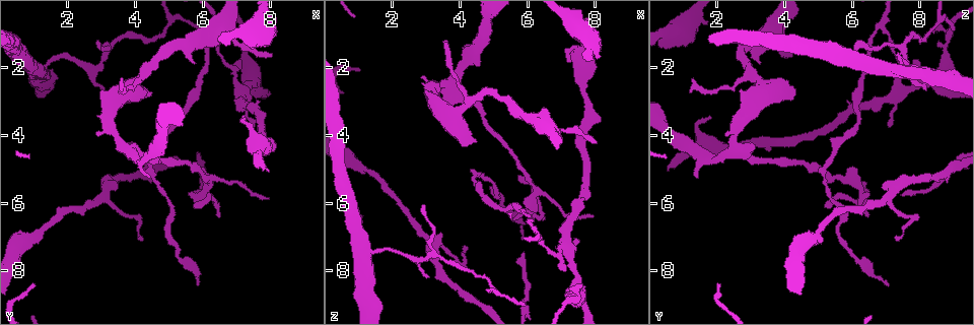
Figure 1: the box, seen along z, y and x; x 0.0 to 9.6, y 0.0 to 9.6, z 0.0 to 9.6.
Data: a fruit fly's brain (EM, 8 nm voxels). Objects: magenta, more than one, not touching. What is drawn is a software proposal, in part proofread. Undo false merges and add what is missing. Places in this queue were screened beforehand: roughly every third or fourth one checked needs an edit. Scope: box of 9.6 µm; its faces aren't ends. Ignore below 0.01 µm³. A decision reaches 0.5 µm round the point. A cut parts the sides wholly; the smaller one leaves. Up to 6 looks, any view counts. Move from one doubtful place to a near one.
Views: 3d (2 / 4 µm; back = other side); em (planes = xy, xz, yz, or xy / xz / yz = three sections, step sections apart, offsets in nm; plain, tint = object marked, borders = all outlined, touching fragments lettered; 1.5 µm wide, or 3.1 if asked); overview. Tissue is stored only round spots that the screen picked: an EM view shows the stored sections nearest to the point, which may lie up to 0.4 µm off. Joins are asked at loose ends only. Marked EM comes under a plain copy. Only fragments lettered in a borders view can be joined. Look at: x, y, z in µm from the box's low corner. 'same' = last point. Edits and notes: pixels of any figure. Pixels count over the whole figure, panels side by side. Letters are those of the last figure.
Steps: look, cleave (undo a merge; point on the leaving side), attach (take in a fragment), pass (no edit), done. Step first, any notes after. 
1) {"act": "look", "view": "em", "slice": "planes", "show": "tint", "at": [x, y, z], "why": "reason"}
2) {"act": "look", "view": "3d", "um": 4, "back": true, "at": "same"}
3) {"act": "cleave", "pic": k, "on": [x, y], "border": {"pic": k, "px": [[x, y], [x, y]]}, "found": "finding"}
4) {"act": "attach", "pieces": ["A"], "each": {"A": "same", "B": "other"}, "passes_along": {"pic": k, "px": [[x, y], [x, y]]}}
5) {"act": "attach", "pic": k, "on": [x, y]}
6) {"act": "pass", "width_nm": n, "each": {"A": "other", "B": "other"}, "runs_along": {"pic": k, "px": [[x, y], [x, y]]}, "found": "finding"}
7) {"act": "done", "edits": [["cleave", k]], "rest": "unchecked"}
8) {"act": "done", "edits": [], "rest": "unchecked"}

{"act": "look", "view": "3d", "um": 2, "at": [7.15, 1.75, 7.90], "why": "free end"}

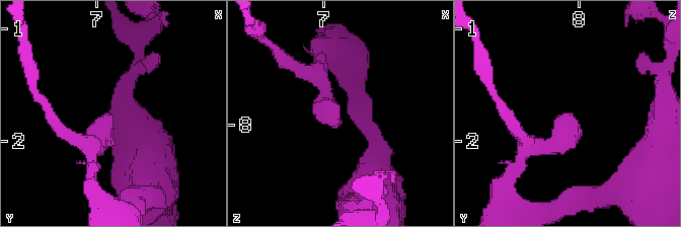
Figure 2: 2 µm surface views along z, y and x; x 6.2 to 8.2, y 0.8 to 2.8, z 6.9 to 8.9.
{"act": "look", "view": "em", "slice": "xy", "step": 4, "show": "borders", "at": [7.12, 1.76, 7.94]}

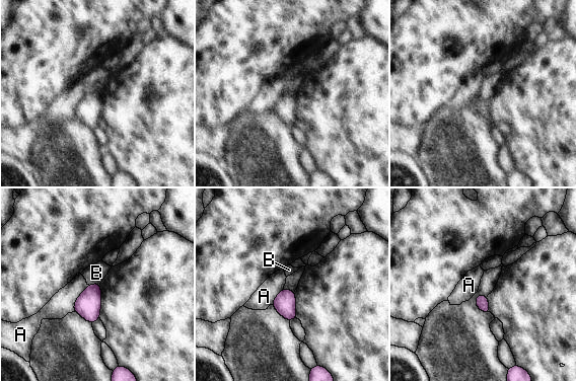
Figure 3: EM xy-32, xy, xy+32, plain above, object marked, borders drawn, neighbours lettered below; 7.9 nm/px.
{"act": "look", "view": "em", "slice": "planes", "show": "borders", "at": "same", "why": "another direction"}

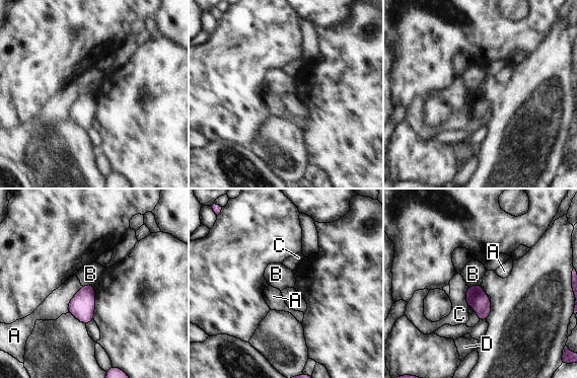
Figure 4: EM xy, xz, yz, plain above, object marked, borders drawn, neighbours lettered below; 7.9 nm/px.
{"act": "pass", "width_nm": 170, "each": {"A": "other", "B": "other", "C": "other", "D": "other"}, "border": {"pic": 4, "px": [[481, 283], [475, 286], [467, 286]]}, "found": "no lettered fragment goes on from it"}

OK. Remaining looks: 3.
{"act": "look", "view": "em", "slice": "planes", "show": "tint", "at": [6.35, 6.05, 6.35], "why": "abrupt turn"}

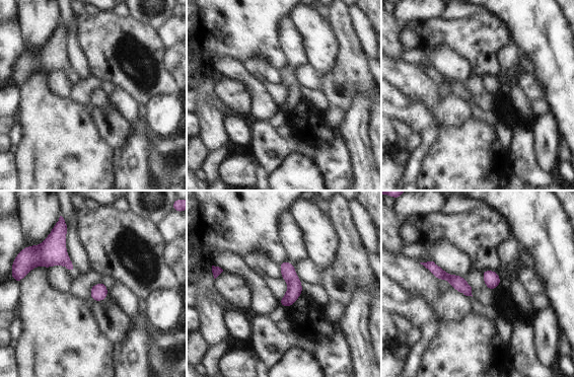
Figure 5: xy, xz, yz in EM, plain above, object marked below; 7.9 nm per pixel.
{"act": "look", "view": "em", "slice": "planes", "show": "borders", "at": "same", "why": "see the neighbours"}

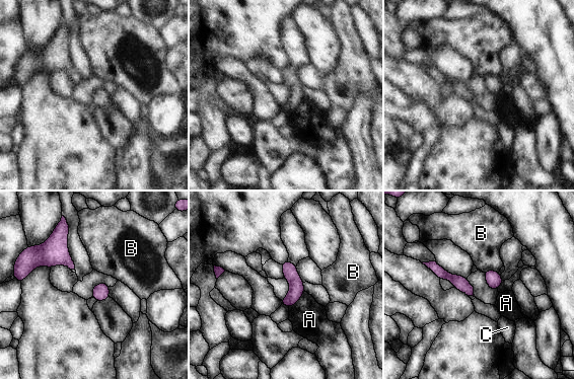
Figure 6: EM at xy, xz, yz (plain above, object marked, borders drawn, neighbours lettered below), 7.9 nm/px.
{"act": "pass", "each": {"A": "other", "B": "other", "C": "other"}, "border": {"pic": 6, "px": [[304, 291], [300, 298], [289, 308]]}, "found": "all the same cell"}

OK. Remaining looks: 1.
{"act": "done", "edits": [], "rest": "unchecked"}

